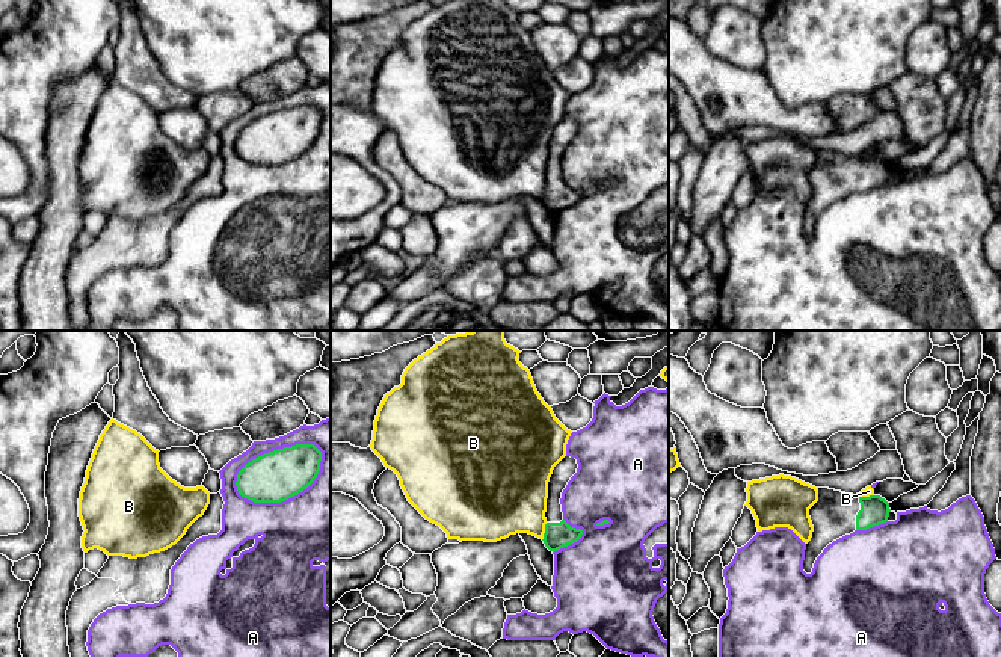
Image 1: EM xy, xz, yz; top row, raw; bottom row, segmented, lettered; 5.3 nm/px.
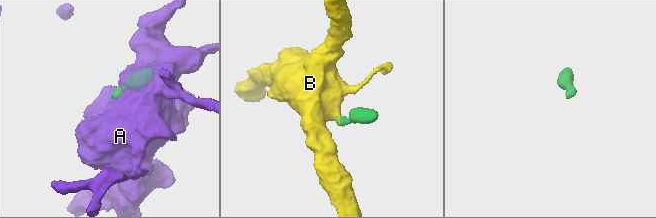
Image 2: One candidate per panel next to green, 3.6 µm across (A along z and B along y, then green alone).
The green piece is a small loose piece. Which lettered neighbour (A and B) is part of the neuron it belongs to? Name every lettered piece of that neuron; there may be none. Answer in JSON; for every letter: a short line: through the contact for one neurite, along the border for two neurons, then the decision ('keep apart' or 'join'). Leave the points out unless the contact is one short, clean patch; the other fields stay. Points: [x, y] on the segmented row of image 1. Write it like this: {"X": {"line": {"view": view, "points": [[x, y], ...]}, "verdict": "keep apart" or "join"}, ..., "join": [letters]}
{"A": {"verdict": "keep apart"}, "B": {"line": {"view": "xz", "points": [[547, 523], [542, 539]]}, "verdict": "keep apart"}, "join": []}

